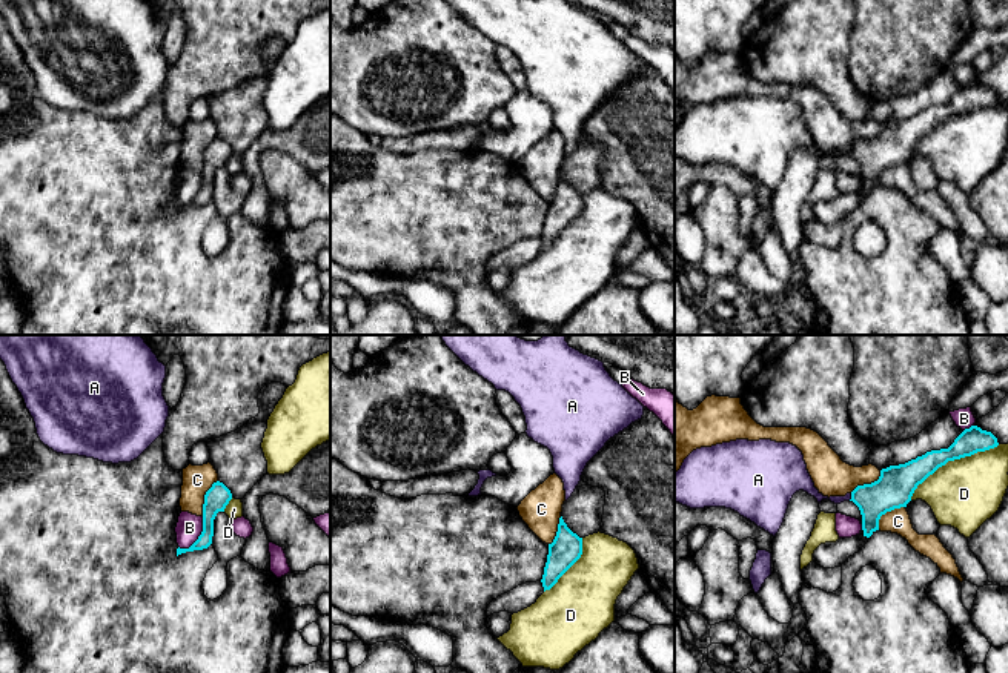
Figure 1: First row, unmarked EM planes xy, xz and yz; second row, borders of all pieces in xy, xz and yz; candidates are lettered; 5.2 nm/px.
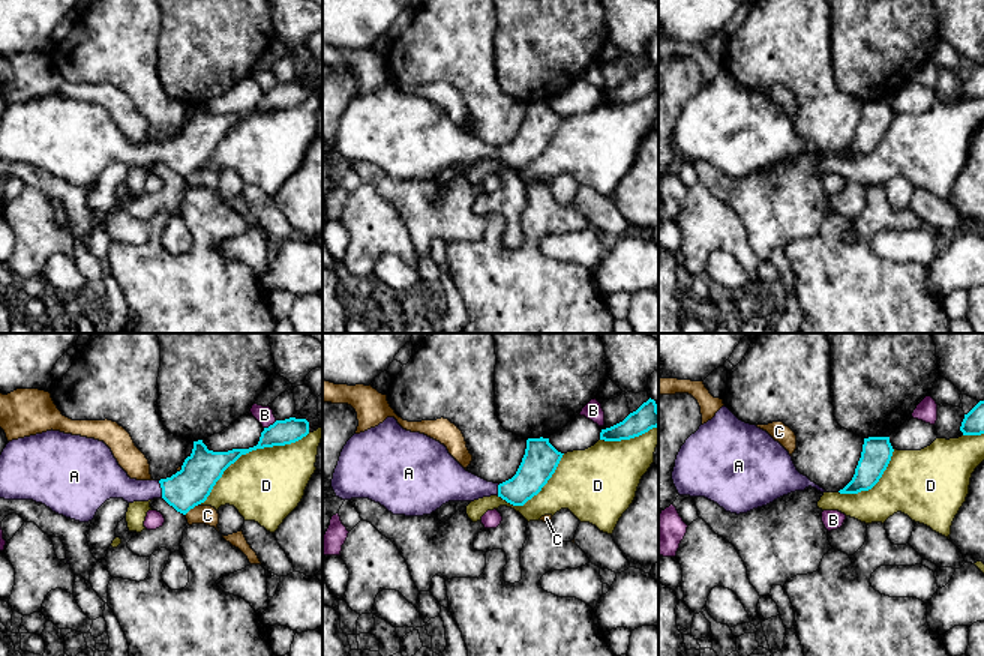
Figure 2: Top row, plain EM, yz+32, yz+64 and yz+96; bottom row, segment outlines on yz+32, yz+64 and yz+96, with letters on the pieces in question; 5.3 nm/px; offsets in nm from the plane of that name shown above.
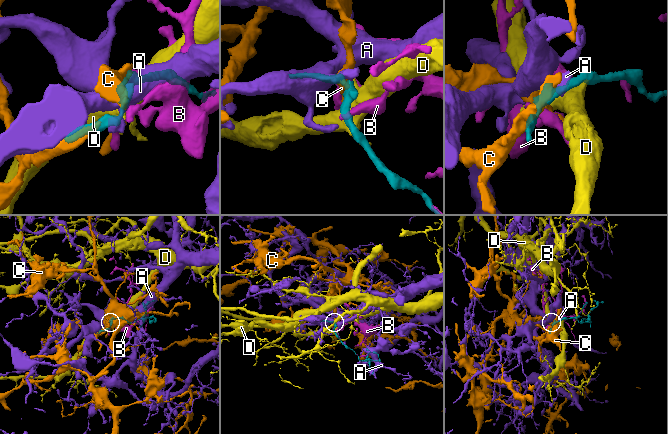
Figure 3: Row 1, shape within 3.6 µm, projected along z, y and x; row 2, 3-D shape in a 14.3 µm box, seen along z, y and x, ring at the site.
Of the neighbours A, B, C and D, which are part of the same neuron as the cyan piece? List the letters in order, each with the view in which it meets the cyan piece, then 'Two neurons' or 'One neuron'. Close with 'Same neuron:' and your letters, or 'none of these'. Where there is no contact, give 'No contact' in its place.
A: Touches cyan in yz. One neuron
B: Touches cyan in xy. Two neurons
C: Touches cyan in xy. Two neurons
D: Touches cyan in yz. Two neurons
Same neuron: A

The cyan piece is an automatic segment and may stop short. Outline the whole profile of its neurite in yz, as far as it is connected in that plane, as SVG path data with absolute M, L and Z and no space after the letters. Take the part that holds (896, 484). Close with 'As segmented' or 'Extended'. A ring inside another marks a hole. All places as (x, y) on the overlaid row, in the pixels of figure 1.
M971 426L970 429L965 429L948 449L931 450L905 464L882 469L877 481L857 486L845 496L828 498L814 487L804 461L804 455L796 446L771 439L736 439L693 450L684 459L681 469L675 473L675 501L690 509L731 509L770 535L776 536L784 522L793 495L804 490L814 496L819 504L822 499L830 499L834 504L853 501L862 515L864 536L870 538L876 530L879 530L880 516L894 509L907 507L917 486L939 467L945 466L948 461L971 456L977 452L985 452L997 446L997 438L991 432Z. Extended

